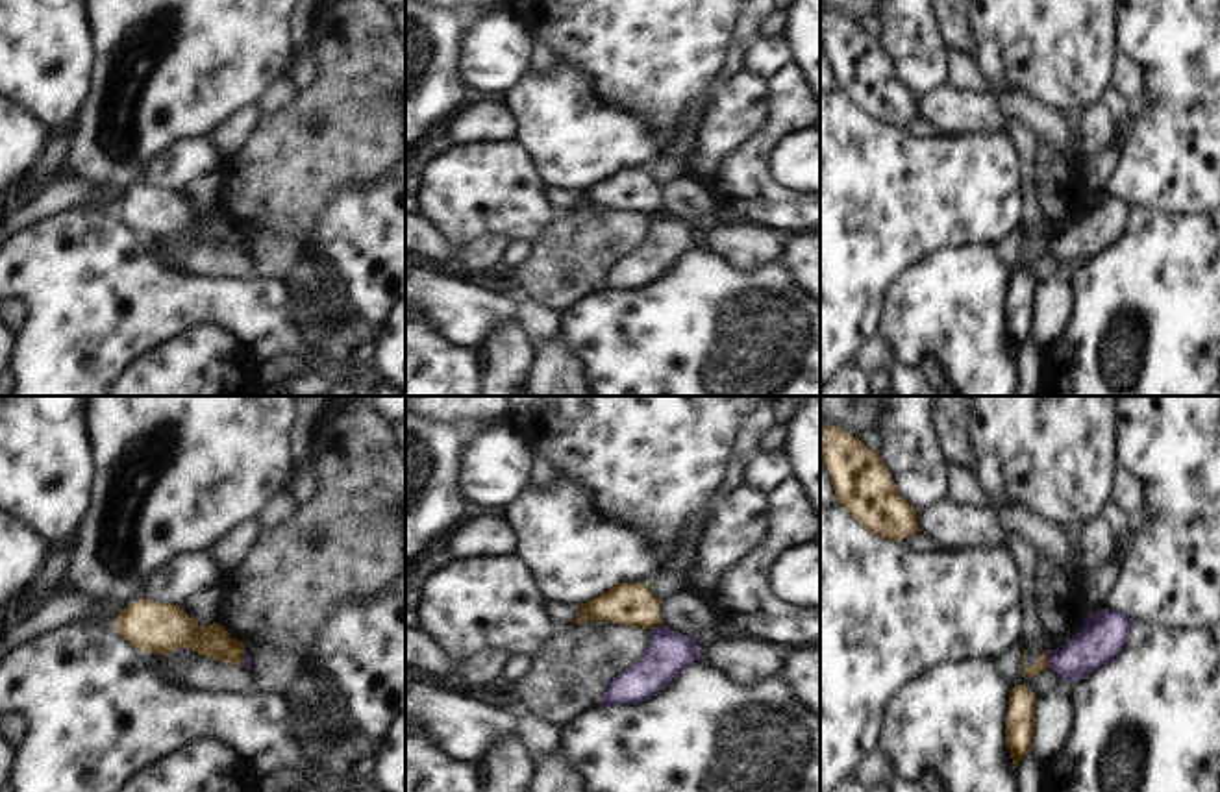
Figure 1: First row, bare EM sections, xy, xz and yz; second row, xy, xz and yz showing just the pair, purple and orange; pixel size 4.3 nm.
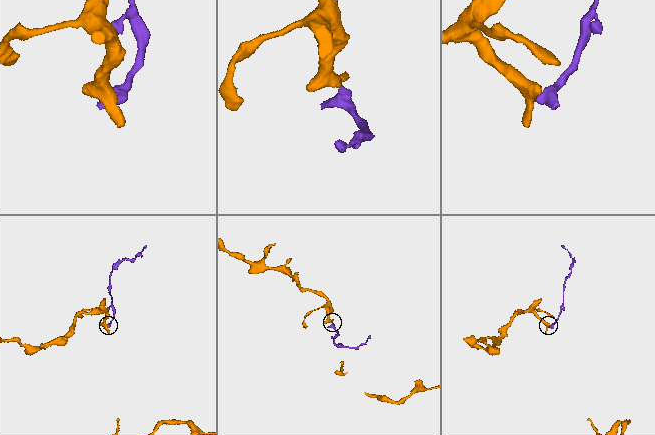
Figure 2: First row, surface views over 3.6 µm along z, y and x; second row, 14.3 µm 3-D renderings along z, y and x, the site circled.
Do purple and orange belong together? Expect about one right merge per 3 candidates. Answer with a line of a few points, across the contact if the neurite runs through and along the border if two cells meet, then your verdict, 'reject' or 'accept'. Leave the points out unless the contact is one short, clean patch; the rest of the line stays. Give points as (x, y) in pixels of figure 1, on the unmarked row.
yz (1052, 235), (1046, 252) | reject

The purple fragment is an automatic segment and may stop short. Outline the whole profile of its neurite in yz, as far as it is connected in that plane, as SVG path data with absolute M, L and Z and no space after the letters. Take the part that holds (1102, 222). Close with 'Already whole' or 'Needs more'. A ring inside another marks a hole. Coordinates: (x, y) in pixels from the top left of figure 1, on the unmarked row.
M1109 194L1085 202L1081 217L1048 239L1048 254L1061 265L1079 266L1124 235L1131 211L1131 204Z. Already whole.

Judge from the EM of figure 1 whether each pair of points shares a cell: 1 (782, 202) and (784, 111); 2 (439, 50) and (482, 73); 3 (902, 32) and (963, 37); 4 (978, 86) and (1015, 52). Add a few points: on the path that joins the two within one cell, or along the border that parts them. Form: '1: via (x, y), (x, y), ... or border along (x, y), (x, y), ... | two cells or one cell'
1: via (761, 180), (761, 143), (769, 134) | one cell
2: border along (476, 21), (460, 47), (460, 76), (471, 87) | two cells
3: border along (935, 19), (941, 39), (948, 49) | two cells
4: border along (974, 60), (989, 87) | two cells

